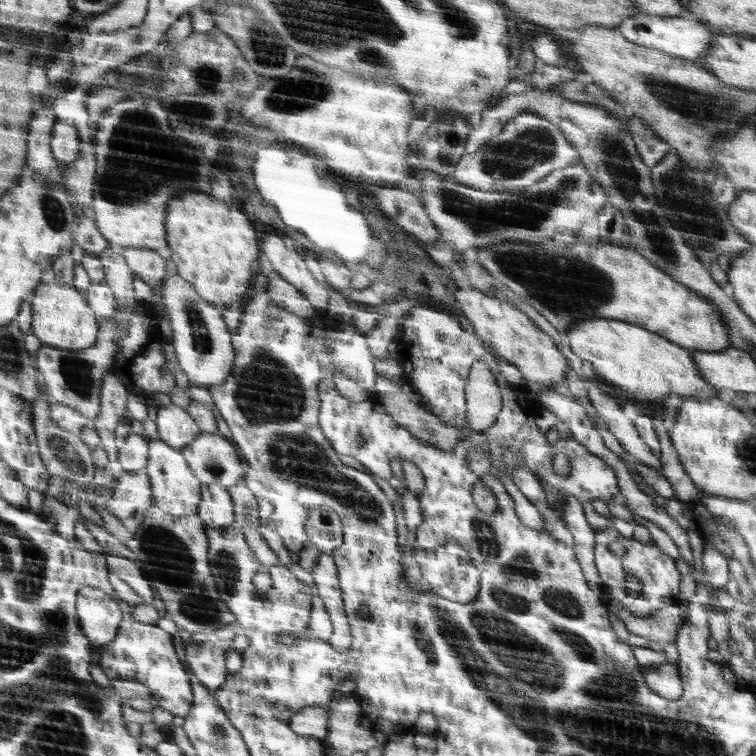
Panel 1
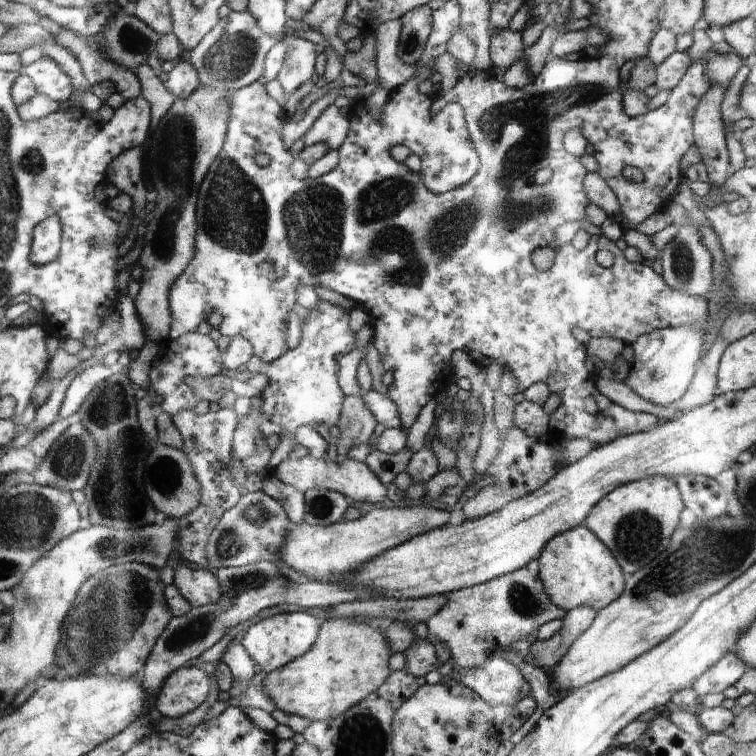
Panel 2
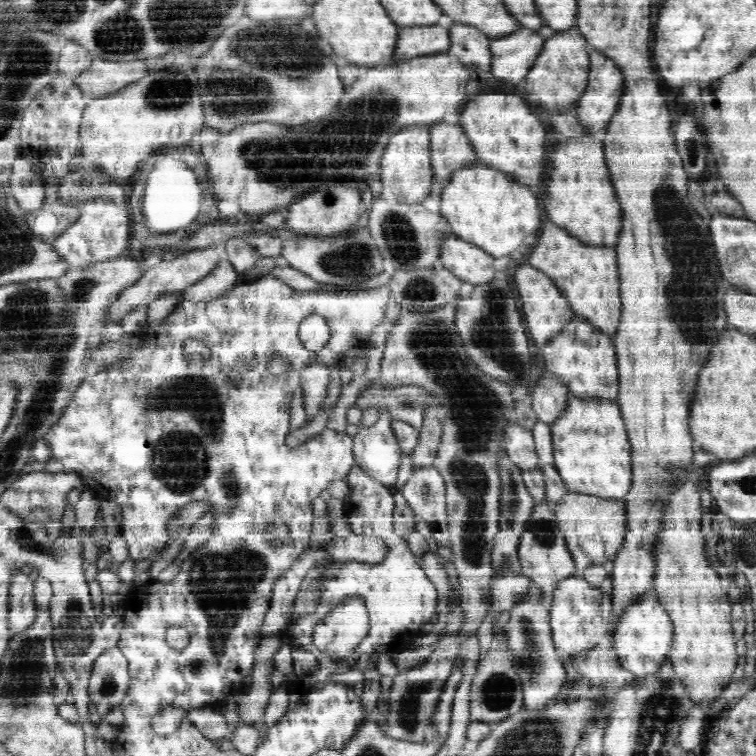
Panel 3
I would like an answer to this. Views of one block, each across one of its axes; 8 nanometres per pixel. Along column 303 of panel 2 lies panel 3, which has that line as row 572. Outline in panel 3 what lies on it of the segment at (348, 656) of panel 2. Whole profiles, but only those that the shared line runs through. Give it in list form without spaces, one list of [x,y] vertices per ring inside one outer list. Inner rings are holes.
[[[694,474],[674,498],[670,498],[670,510],[666,511],[666,530],[662,529],[662,546],[658,546],[657,568],[654,570],[652,592],[666,606],[670,619],[674,622],[673,642],[670,650],[670,662],[676,672],[675,677],[682,683],[687,697],[698,706],[707,707],[714,704],[724,691],[733,683],[736,661],[739,659],[737,643],[732,631],[732,612],[730,599],[721,576],[712,568],[705,553],[705,537],[702,534],[700,521],[702,506],[700,493],[696,484],[700,475]]]

